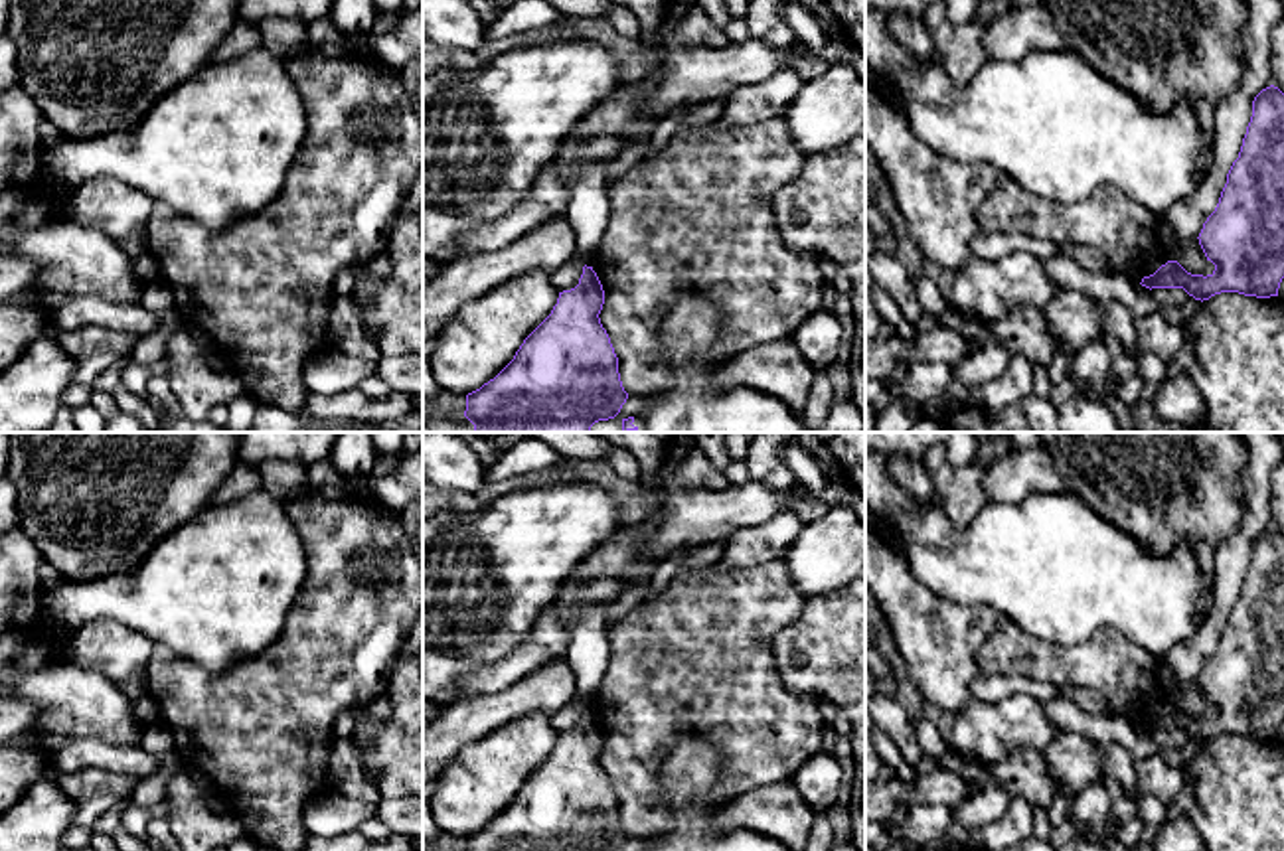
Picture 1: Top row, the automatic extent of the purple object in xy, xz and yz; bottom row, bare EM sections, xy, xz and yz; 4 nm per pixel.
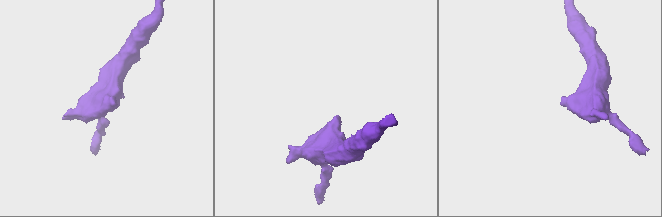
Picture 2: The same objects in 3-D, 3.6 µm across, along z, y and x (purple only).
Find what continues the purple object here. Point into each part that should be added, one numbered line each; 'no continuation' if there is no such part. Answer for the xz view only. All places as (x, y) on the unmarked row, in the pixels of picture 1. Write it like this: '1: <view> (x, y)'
no continuation

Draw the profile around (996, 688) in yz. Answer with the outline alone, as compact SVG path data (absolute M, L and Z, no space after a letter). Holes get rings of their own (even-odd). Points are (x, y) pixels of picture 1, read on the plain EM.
M1019 673L980 675L972 683L974 701L1000 703L1011 695L1031 695L1037 701L1067 699L1088 715L1114 717L1112 705L1092 689L1057 689L1047 681L1029 679Z

